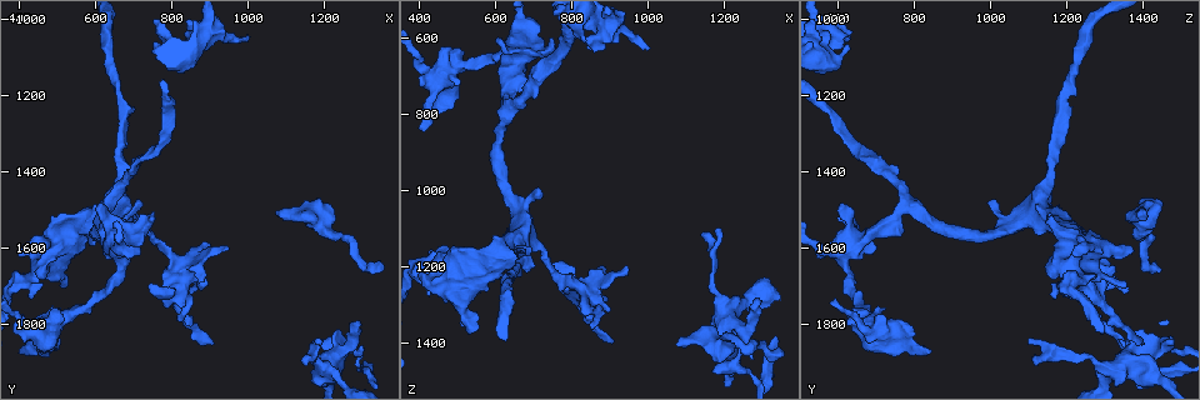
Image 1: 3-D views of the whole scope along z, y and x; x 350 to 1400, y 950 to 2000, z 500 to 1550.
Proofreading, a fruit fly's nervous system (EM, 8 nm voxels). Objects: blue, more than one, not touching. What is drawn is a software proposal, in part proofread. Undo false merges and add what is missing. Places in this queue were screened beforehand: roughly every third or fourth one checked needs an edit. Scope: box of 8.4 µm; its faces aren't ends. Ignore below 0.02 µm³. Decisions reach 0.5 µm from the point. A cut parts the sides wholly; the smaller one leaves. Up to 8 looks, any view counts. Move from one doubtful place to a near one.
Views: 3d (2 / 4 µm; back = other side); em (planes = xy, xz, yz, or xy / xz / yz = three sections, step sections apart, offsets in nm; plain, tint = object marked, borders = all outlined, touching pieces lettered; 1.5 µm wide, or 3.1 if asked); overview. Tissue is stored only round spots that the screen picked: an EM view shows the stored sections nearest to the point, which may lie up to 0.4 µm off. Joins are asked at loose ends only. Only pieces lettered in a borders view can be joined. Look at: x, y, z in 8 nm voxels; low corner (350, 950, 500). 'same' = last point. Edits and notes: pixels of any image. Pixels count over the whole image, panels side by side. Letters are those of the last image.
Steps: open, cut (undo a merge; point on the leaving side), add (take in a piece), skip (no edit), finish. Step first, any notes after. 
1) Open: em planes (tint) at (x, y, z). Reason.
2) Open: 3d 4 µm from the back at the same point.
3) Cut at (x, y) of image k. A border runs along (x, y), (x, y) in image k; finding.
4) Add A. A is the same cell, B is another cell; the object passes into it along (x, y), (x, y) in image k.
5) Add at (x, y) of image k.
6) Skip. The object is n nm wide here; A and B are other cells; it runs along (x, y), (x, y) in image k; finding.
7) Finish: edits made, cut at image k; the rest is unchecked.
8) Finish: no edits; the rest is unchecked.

Open: em planes (borders) at (1155, 1910, 1110). Tapers out.

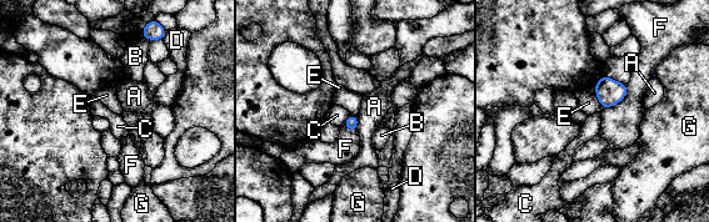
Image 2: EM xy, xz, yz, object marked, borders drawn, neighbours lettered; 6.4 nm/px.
Skip. A, B, C, D, E, F and G are other cells; a border runs along (595, 95), (603, 109) in image 2; no lettered piece goes on from it.

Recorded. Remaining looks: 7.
Open: 3d 4 µm at (1005, 1035, 630). Branch stops here.

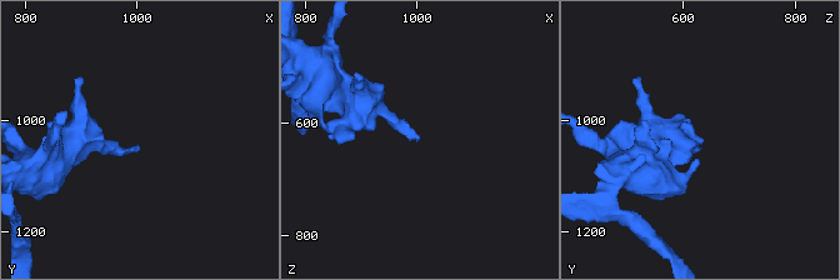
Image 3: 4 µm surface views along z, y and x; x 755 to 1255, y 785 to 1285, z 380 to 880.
Open: em yz step 8 (tint) at (995, 1045, 625).

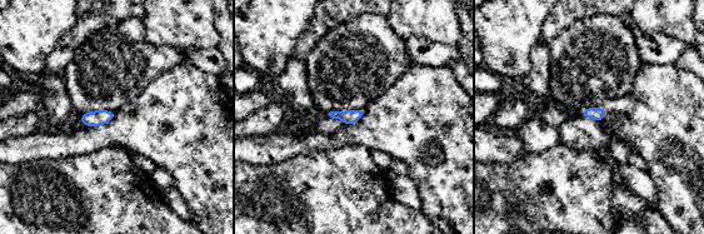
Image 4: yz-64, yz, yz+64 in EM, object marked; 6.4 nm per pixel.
Open: em planes (borders) at the same point. Cut it another way.

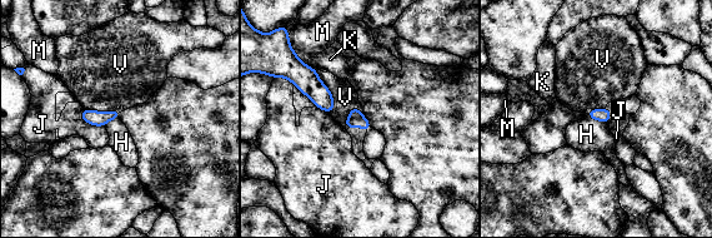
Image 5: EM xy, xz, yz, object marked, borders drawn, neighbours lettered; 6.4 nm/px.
Skip. The longest contact is with V, 300 nm; H, J, K, M and V are other cells; no lettered piece goes on from it.

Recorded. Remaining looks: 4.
Open: 3d 2 µm from the back at (475, 1650, 1155). Free end.

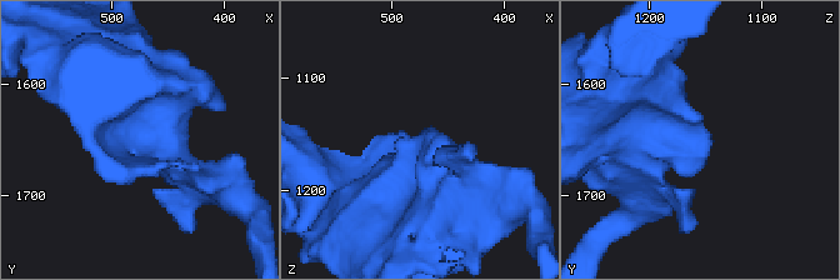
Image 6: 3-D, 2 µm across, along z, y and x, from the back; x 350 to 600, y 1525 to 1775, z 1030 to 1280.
Open: em planes (borders) at (472, 1650, 1154). The arms are 260, 420 nm wide.

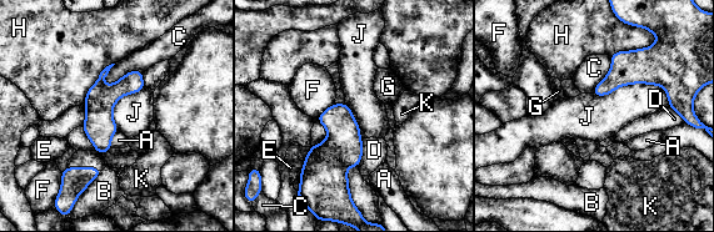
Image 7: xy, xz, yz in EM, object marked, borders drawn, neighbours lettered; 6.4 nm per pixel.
Skip. A, B, C, D, E, F, G, H, J and K are other cells; it runs along (139, 74), (100, 107), (98, 149) in image 7; no lettered piece goes on from it.

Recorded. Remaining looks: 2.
Finish: no edits; the rest is unchecked.

